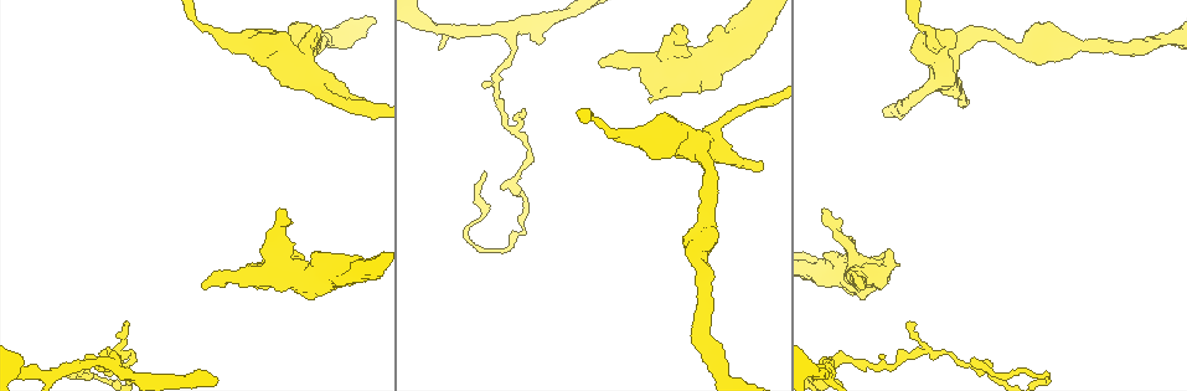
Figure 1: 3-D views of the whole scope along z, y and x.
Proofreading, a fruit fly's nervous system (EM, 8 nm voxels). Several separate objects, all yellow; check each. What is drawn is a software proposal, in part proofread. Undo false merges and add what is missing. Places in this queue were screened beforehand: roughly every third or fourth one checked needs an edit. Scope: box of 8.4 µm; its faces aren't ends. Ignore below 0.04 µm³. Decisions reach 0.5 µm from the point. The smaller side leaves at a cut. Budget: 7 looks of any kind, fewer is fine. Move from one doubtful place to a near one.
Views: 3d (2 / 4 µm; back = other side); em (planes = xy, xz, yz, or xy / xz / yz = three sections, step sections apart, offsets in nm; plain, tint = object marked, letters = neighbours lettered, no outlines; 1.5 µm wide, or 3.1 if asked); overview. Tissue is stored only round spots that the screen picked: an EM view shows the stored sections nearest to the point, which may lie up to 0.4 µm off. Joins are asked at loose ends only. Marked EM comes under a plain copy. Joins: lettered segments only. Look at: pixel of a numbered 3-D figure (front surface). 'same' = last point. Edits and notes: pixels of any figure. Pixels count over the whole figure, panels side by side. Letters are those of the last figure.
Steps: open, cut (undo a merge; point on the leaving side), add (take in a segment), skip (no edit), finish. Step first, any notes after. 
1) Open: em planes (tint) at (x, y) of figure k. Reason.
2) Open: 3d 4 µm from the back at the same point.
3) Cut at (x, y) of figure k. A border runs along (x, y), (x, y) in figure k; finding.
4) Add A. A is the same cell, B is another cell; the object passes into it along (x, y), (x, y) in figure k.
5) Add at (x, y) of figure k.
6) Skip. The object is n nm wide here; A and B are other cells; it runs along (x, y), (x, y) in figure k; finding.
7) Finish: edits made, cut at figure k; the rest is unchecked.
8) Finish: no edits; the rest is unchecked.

Open: em xz step 8 (letters) at (757, 165) of figure 1. Branch stops here.

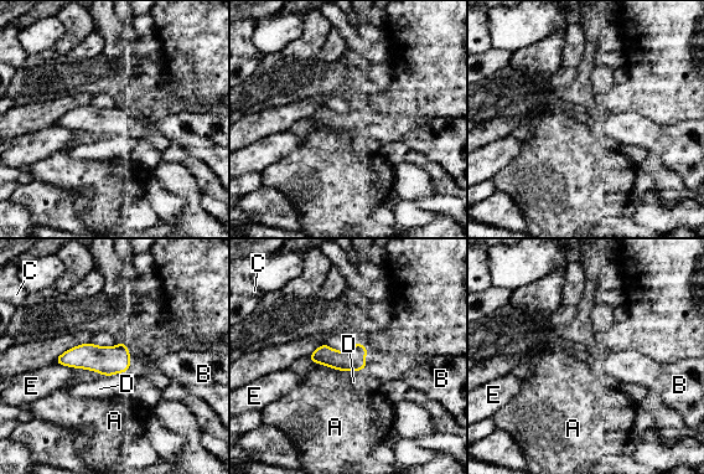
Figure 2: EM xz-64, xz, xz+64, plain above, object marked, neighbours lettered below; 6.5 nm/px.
Add B. B is the same cell, A, C, D and E are other cells; the neuron continues.

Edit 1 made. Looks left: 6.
Open: em planes (letters) at (676, 26) of figure 1. Branch stops here.

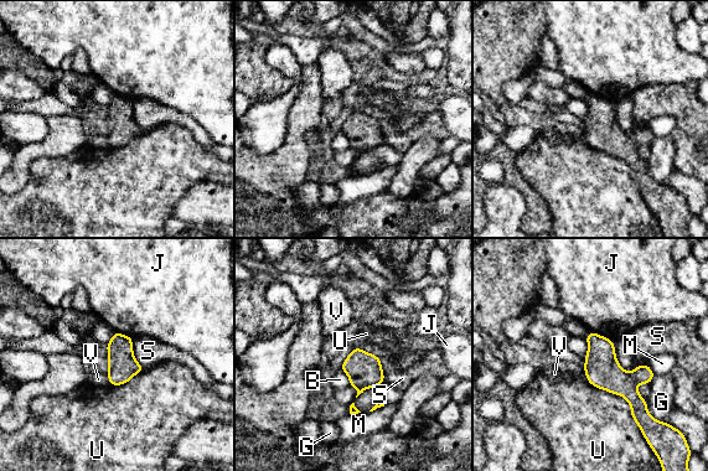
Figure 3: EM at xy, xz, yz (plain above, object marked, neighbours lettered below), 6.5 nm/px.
Skip. B, G, J, M, S, U and V are other cells; a border runs along (106, 373), (109, 383) in figure 3; none of them fits.

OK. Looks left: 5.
Open: em planes (letters) at (524, 110) of figure 1. Tapers out.

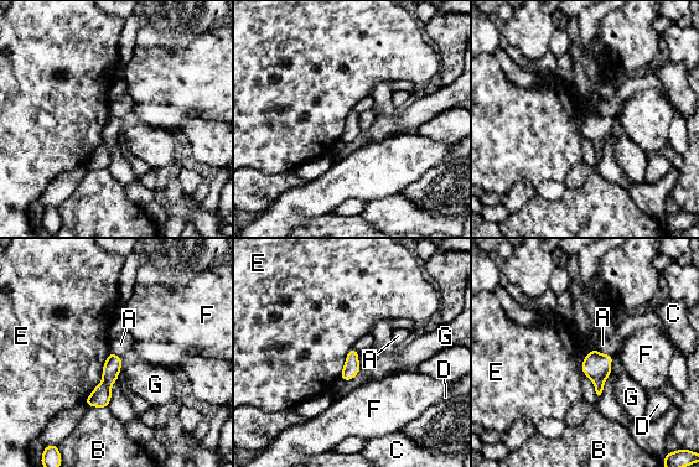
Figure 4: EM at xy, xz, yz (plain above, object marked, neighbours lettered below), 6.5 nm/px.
Skip. A, B, C, D, E, F and G are other cells; it runs along (117, 358), (103, 390), (91, 403) in figure 4; none of them fits.

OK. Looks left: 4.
Finish: edits made, add at figure 2; the rest is unchecked.

